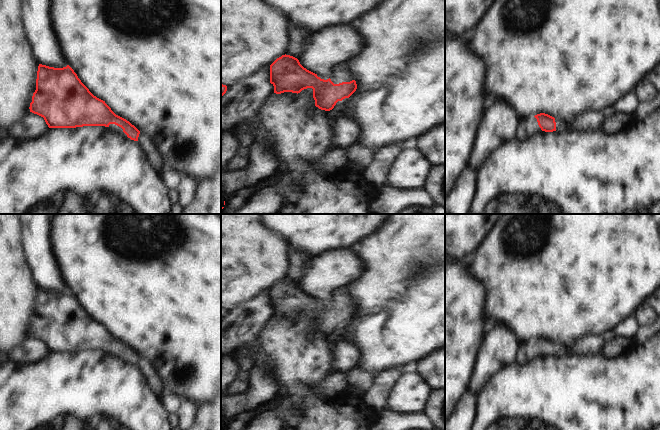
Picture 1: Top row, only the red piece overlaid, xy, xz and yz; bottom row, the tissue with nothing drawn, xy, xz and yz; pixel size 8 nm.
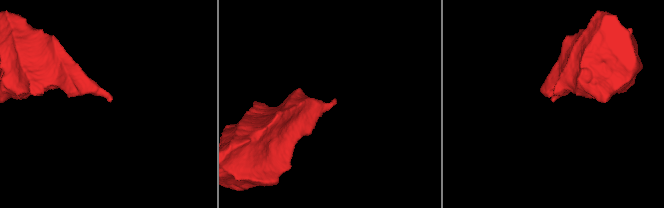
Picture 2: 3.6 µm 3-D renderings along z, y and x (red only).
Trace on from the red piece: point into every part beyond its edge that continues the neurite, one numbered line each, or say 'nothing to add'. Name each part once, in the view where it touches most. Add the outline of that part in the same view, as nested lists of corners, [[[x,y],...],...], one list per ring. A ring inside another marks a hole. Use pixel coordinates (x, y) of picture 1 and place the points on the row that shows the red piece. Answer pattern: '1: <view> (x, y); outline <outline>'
1: xy (112, 127); outline [[[110,124],[108,127],[111,131],[118,133],[120,135],[122,135],[123,137],[130,139],[127,137],[127,135],[123,132],[123,129],[115,124]]]

